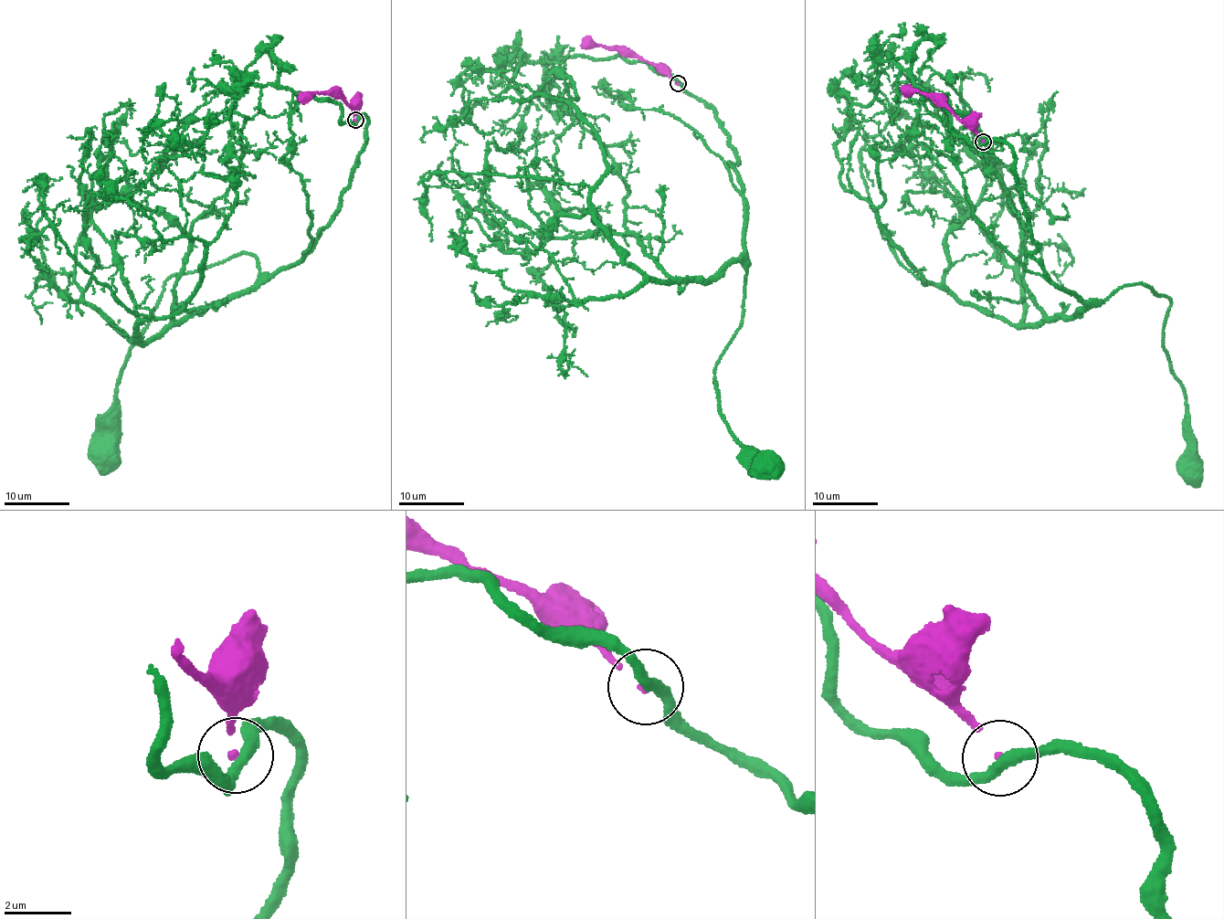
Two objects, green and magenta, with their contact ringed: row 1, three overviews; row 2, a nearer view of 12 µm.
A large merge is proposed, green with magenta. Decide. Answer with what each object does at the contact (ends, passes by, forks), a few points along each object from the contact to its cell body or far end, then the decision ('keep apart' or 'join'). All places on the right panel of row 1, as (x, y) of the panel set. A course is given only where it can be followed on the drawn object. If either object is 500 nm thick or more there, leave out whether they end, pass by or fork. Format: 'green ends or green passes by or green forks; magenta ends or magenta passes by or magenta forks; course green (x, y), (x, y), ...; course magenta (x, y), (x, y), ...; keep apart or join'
green passes by; magenta ends; course green (983, 142), (1012, 149), (1055, 283), (1170, 301), (1188, 470); course magenta (983, 142), (944, 107), (920, 92), (909, 89), (902, 91); keep apart

